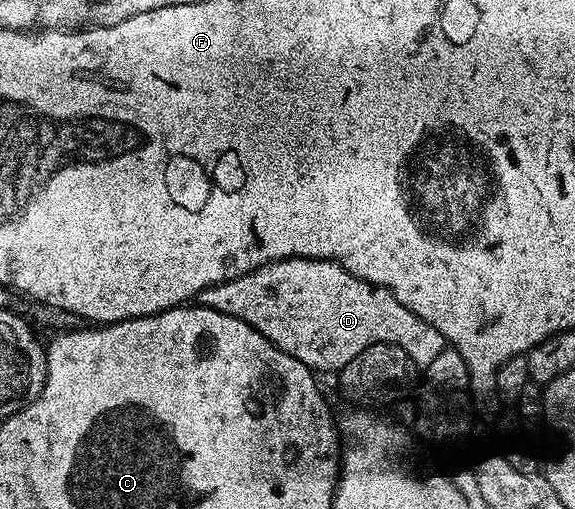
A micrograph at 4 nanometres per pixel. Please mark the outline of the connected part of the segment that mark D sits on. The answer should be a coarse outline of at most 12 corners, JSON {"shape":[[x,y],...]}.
{"shape":[[275,261],[206,288],[311,369],[376,343],[418,365],[442,334],[334,261]]}

